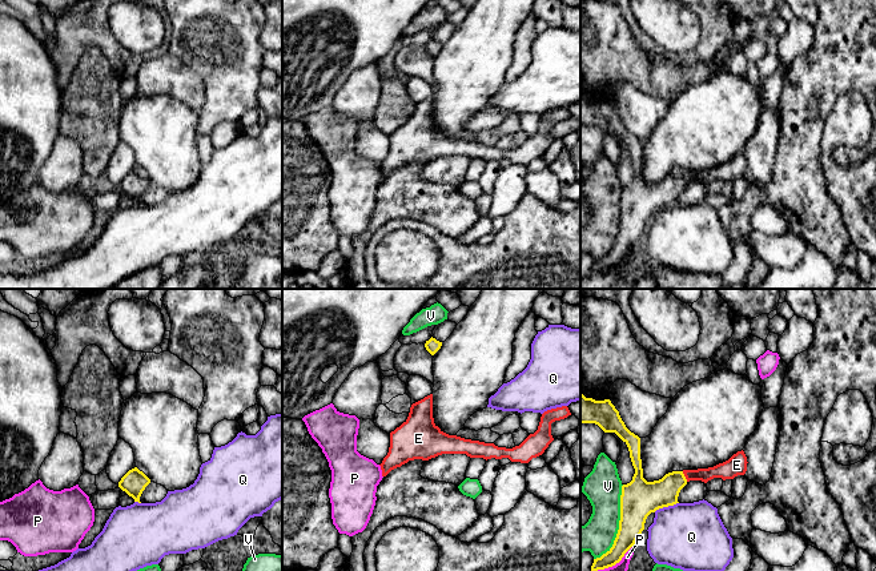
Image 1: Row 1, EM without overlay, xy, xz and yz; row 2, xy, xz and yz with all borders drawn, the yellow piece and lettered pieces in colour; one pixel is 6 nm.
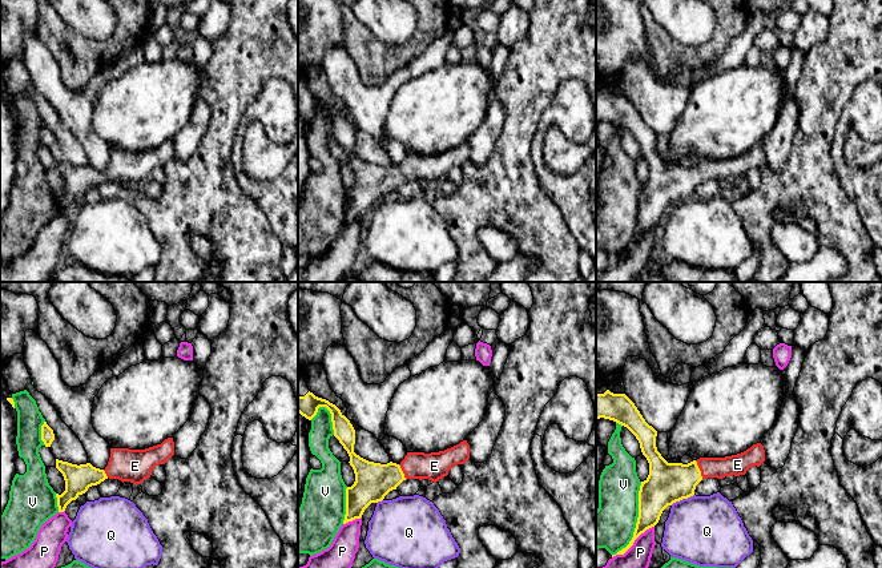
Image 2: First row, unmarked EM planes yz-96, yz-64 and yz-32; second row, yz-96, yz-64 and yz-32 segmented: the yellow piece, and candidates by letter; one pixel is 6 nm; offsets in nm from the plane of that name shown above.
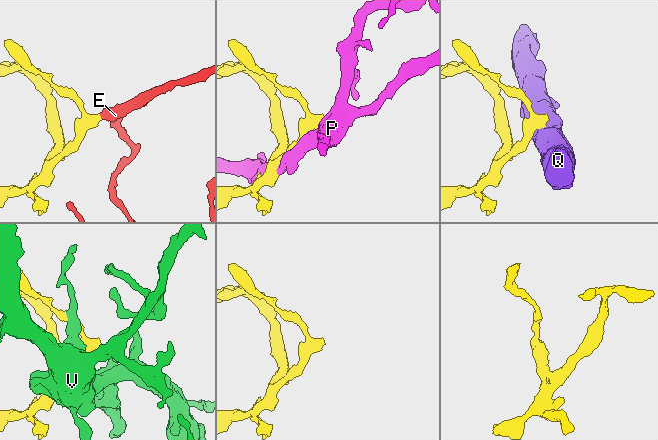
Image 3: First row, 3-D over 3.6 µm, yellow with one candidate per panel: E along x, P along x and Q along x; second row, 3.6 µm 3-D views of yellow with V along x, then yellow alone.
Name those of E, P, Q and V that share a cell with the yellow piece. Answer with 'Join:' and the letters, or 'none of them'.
Join: E

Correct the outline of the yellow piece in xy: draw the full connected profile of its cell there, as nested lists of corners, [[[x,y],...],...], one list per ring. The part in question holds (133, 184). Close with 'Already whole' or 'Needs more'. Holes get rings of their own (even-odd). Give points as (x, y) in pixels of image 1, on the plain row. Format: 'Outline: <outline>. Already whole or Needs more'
Outline: [[[134,169],[121,180],[118,189],[132,198],[134,204],[141,205],[140,198],[149,185],[150,181],[137,169]]]. Already whole

